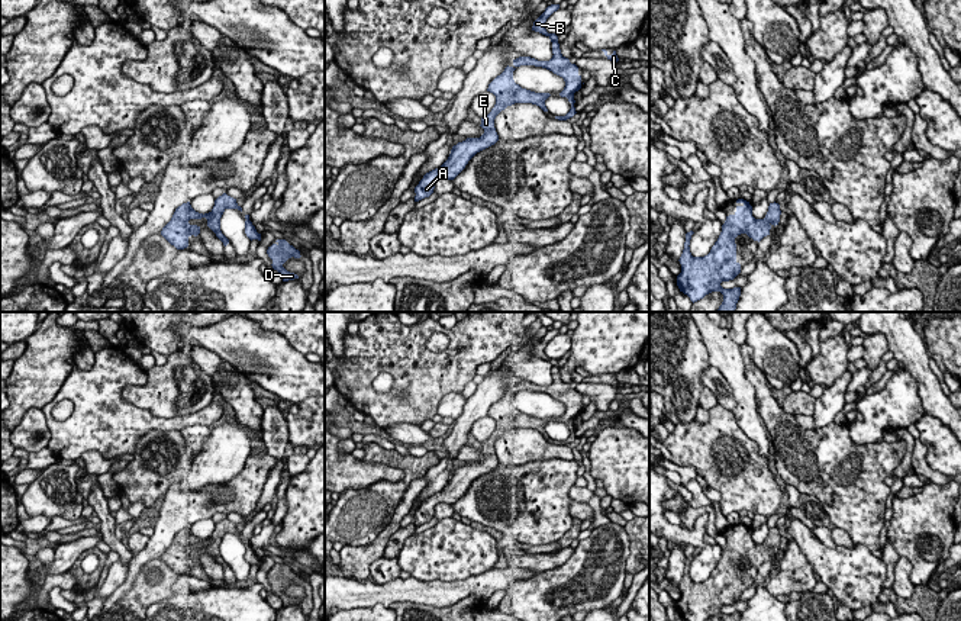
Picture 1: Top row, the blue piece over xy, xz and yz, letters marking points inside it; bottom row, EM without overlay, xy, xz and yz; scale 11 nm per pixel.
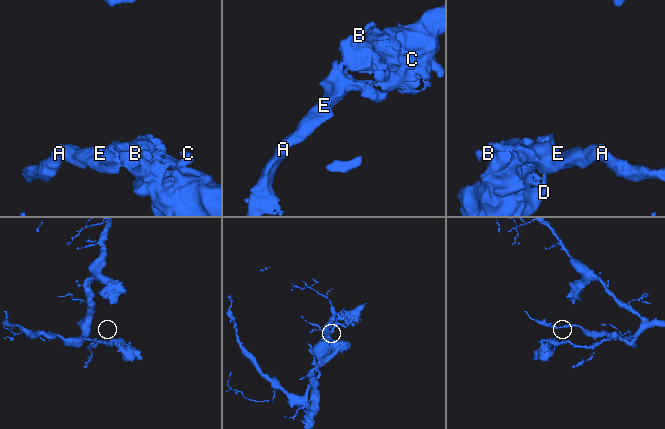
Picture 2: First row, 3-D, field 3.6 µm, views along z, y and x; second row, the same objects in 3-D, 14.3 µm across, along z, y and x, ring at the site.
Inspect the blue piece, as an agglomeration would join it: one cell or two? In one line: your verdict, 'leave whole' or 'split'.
leave whole

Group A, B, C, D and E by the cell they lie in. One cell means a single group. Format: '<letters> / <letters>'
A B C D E

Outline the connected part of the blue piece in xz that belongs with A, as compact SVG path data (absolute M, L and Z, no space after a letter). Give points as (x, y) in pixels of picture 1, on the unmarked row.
M559 329L548 331L532 351L532 355L539 357L551 364L554 379L552 383L549 386L538 386L531 382L519 382L513 384L512 392L507 390L504 396L488 409L487 416L496 421L496 429L487 441L481 443L480 451L484 454L484 458L480 463L467 463L465 466L454 470L448 485L441 492L426 498L419 509L415 512L415 527L429 522L433 518L435 506L438 503L454 505L477 477L494 470L499 466L499 460L494 453L494 444L507 431L512 431L515 428L532 428L539 431L544 437L548 437L545 425L551 419L535 418L516 409L513 405L513 396L517 392L542 392L562 402L565 406L565 412L559 418L559 421L568 424L568 427L571 428L571 434L565 441L555 441L555 444L567 445L577 438L574 432L574 418L578 416L584 409L581 406L581 400L578 399L578 392L575 389L571 389L570 384L561 379L558 361L555 358L548 358L545 354L546 344L558 334Z

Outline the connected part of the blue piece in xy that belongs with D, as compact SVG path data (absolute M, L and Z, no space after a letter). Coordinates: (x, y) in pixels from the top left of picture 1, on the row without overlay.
M277 564L271 572L268 572L267 579L273 585L273 593L283 601L283 606L299 604L297 599L290 598L283 592L288 583L301 582L300 576L290 570L286 564Z

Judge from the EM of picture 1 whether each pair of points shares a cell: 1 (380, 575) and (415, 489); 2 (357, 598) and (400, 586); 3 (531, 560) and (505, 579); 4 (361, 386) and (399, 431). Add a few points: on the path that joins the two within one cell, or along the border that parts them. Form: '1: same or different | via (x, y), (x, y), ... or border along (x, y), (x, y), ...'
1: different | border along (381, 556), (370, 566), (368, 578)
2: same | via (367, 594), (390, 592)
3: different | border along (509, 565), (526, 568), (535, 573)
4: different | border along (419, 425), (389, 424), (383, 428)

